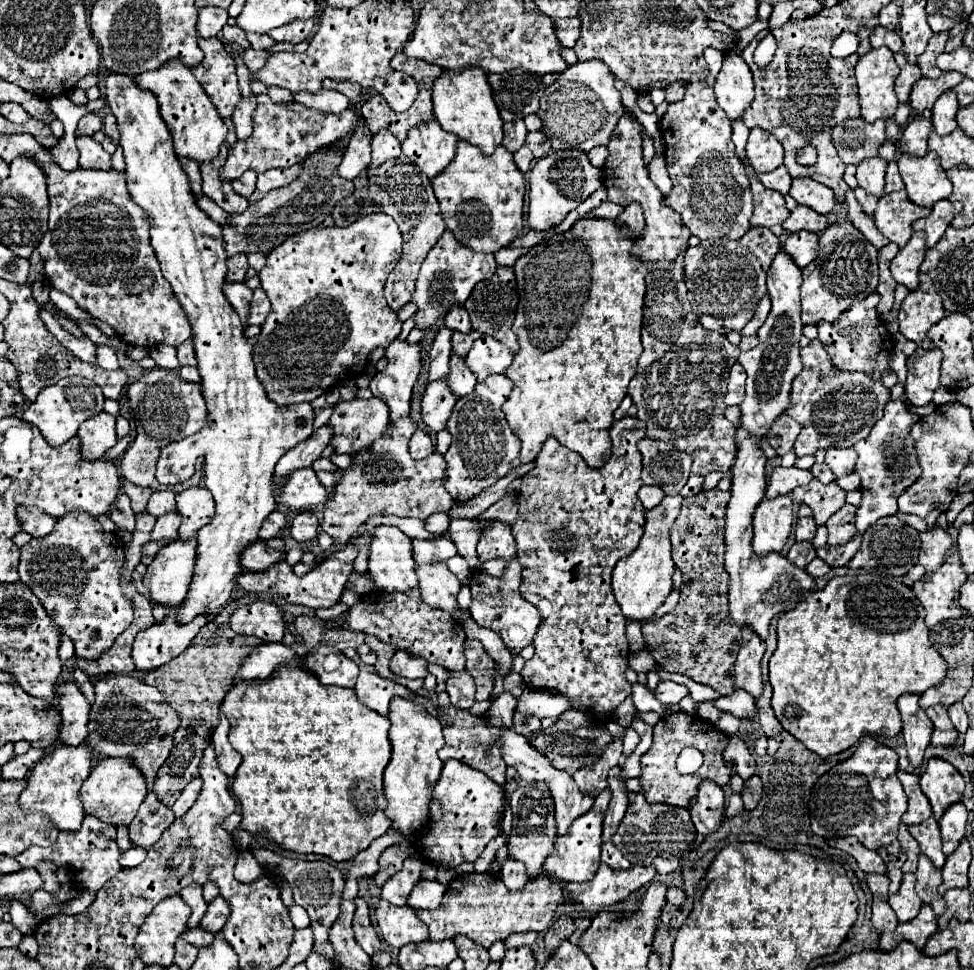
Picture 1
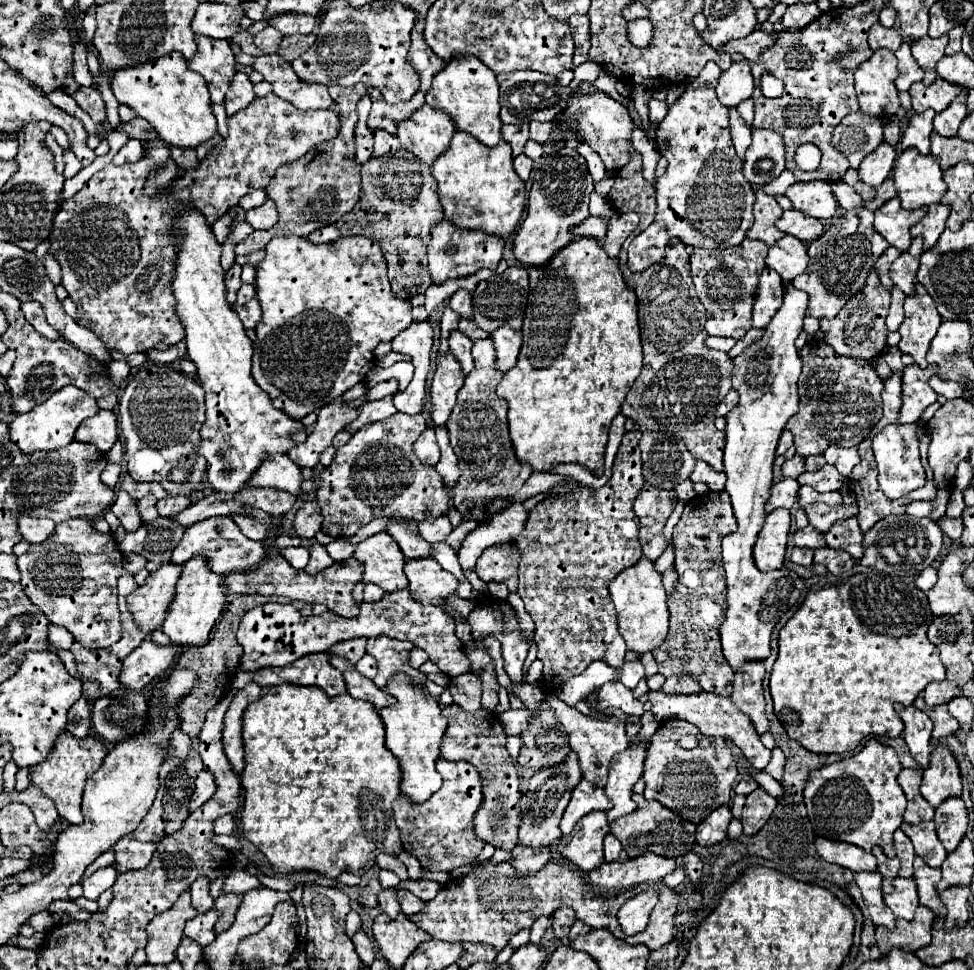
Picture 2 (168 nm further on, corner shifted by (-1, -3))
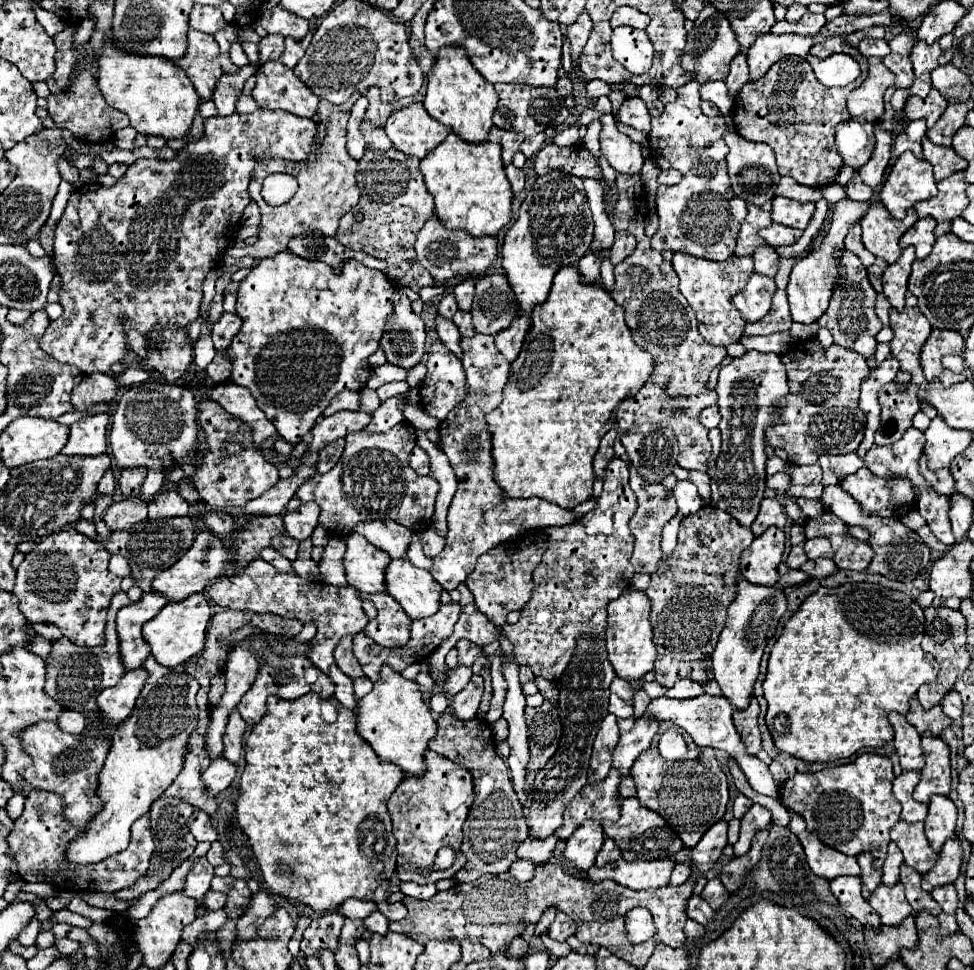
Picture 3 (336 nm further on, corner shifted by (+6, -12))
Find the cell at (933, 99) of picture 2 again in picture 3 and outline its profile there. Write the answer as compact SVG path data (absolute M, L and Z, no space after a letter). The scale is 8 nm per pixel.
M931 89L929 95L925 99L917 97L917 95L911 95L905 103L905 115L907 119L925 119L927 121L927 127L933 127L935 121L941 117L941 113L947 109L947 99L937 91L937 89Z

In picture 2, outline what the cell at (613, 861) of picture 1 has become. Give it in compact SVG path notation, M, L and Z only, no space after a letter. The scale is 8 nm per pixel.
M608 834L608 836L604 838L604 854L606 854L606 856L604 856L606 862L614 862L614 860L626 862L626 860L628 860L626 850L622 848L620 840L618 840L614 834Z

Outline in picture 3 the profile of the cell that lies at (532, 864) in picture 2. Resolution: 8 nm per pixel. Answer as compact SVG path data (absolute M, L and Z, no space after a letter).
M551 835L547 839L535 839L535 837L529 837L525 843L519 845L517 849L517 857L519 859L529 859L533 861L535 865L541 865L541 863L547 863L553 849L555 849L555 843L557 843L557 835Z

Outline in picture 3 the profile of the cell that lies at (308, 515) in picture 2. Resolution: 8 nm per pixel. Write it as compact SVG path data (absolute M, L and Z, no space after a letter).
M303 503L297 511L285 515L285 531L289 537L305 541L307 537L311 537L313 529L317 527L317 519L319 519L319 505Z

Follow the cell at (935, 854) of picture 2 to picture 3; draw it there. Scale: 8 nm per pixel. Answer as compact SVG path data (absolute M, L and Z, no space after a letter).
M899 821L891 829L891 841L899 845L905 855L905 863L919 873L927 873L937 863L937 853L929 847L923 823L903 823Z

